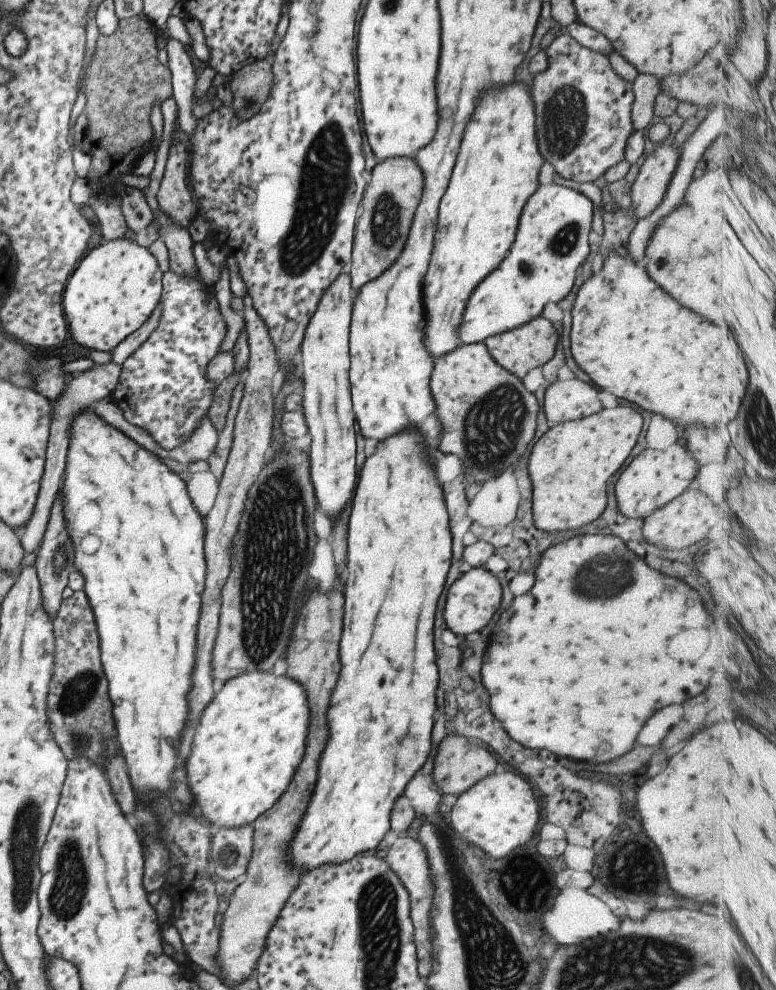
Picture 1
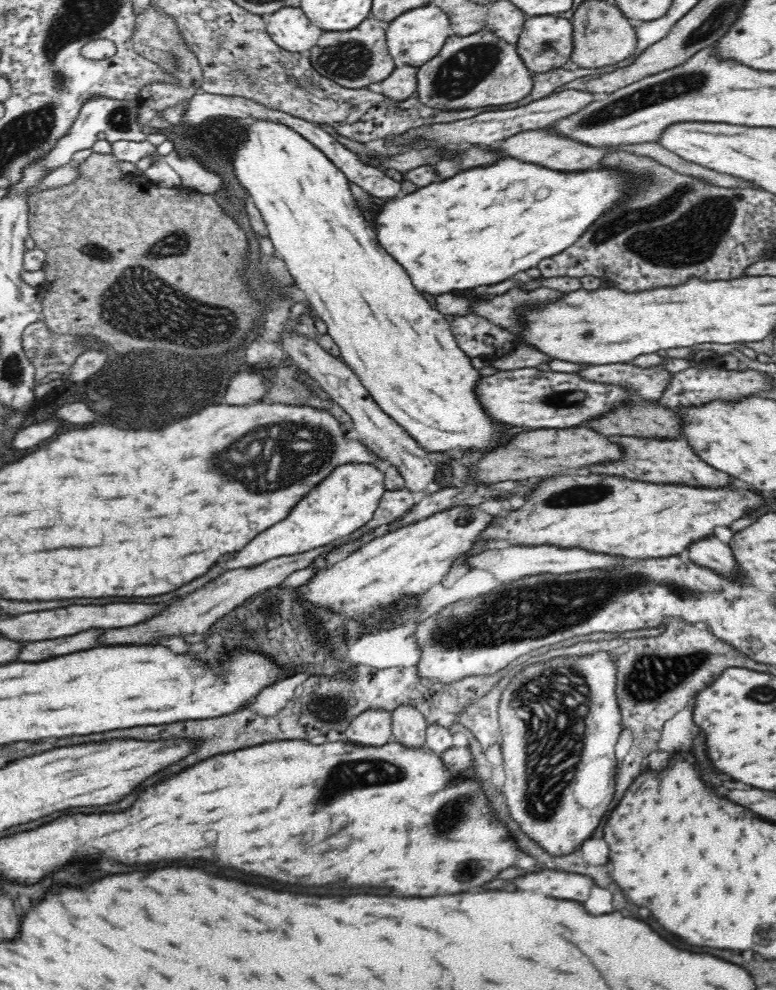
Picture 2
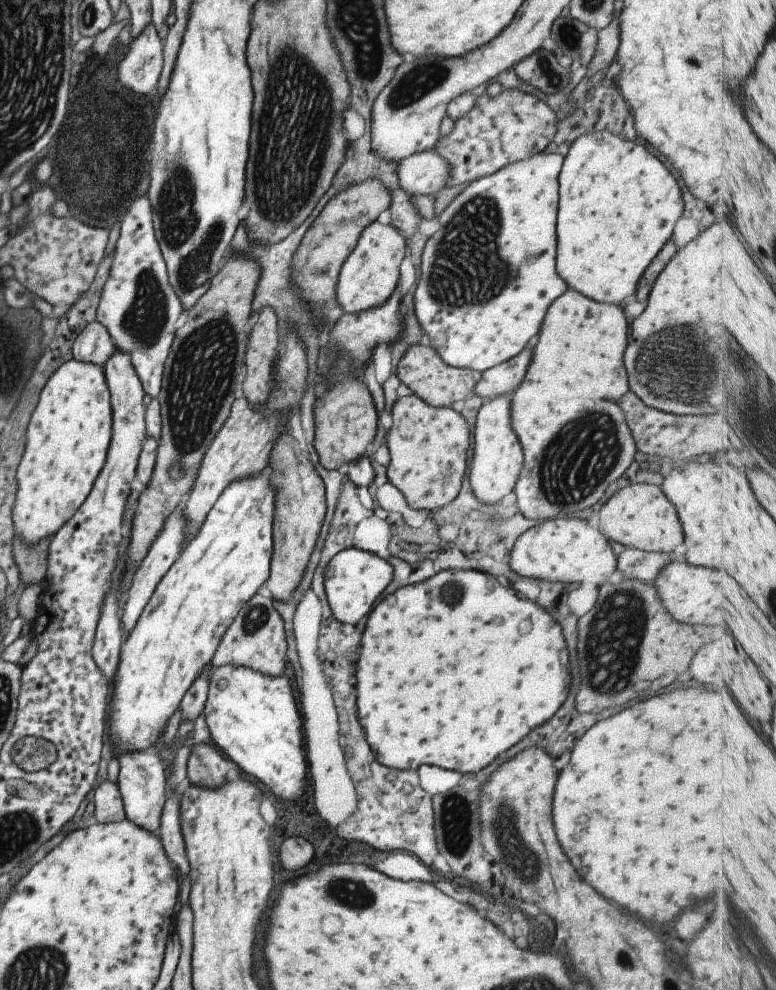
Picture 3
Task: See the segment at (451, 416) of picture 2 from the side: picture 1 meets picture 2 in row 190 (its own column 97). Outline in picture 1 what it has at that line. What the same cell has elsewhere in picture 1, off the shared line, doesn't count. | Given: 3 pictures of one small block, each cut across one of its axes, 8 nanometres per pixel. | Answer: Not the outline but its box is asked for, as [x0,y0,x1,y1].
[63,237,162,353]

